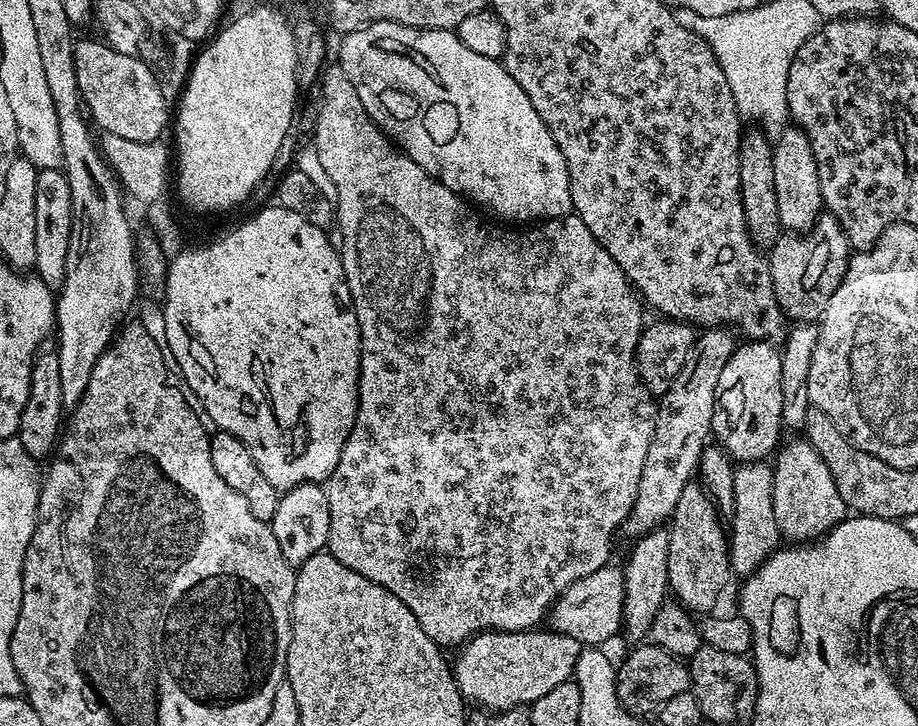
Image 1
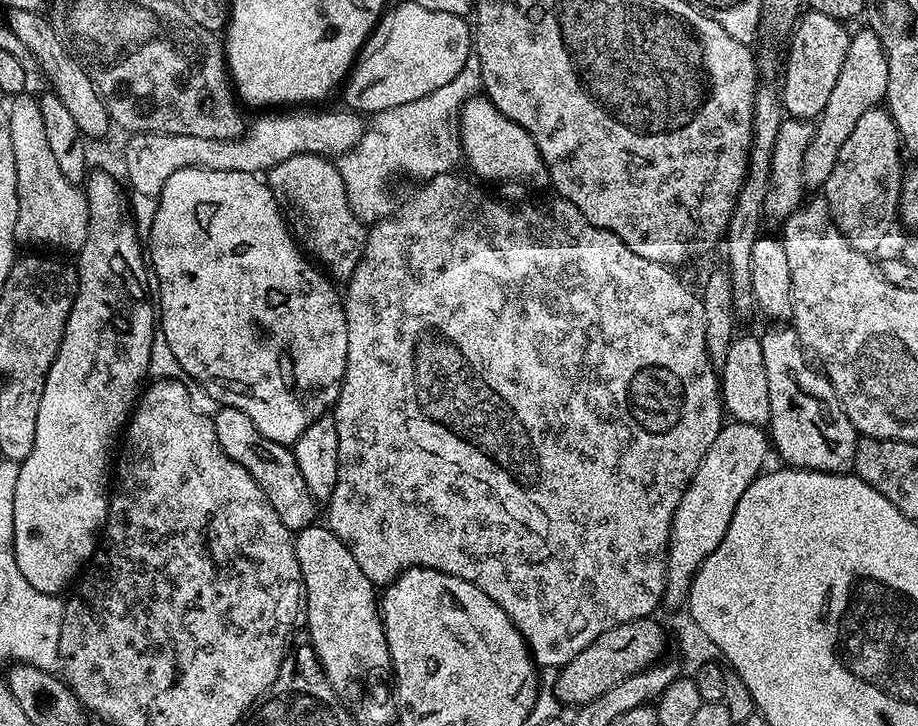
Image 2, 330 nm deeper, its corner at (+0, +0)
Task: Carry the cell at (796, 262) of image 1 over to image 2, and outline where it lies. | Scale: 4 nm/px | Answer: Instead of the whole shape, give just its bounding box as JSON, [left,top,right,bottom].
[822,106,902,254]

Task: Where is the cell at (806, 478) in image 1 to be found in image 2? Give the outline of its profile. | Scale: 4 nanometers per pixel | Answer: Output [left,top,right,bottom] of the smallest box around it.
[760,326,858,473]

